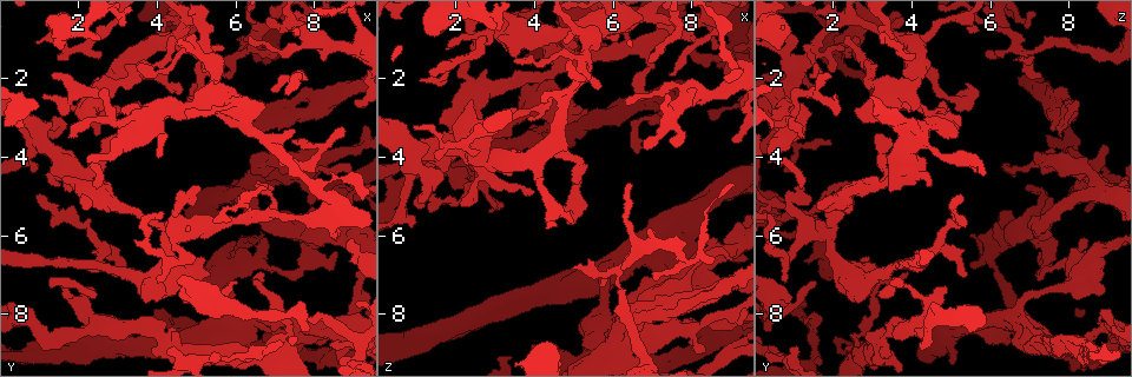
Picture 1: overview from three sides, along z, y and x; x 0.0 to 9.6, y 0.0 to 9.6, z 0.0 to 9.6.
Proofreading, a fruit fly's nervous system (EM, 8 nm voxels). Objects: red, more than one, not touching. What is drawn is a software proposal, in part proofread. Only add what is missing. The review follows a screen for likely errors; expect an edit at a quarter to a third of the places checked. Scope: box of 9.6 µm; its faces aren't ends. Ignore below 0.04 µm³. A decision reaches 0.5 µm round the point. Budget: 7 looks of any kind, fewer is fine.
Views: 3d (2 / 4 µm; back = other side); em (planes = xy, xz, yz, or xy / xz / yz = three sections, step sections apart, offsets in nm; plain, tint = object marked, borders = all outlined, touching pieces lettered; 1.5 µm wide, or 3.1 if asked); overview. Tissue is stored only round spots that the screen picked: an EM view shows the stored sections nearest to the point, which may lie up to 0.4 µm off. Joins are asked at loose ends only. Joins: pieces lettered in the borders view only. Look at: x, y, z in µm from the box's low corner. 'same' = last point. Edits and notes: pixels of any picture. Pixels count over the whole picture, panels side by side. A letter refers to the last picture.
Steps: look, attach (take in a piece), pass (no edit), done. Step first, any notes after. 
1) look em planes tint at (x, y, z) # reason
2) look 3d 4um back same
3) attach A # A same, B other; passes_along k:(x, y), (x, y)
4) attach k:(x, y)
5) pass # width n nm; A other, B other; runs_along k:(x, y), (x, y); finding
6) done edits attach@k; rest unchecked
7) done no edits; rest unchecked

look em xz step 4 tint at (1.50, 4.70, 4.50) # an open end

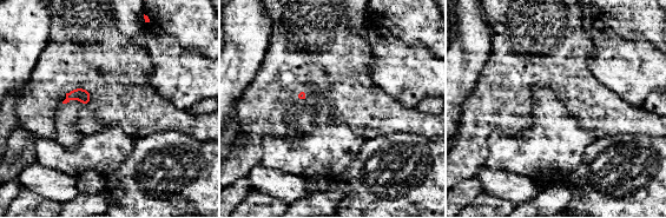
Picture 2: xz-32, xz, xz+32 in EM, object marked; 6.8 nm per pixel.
look em planes borders same # another direction

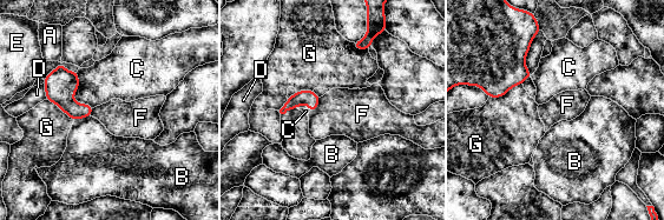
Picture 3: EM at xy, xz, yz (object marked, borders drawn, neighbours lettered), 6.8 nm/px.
pass # longest_contact C 280 nm; A other, B other, C other, D other, E other, F other, G other; no lettered piece goes on from it

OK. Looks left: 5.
look 3d 4um back at (5.00, 1.45, 6.80) # an open end

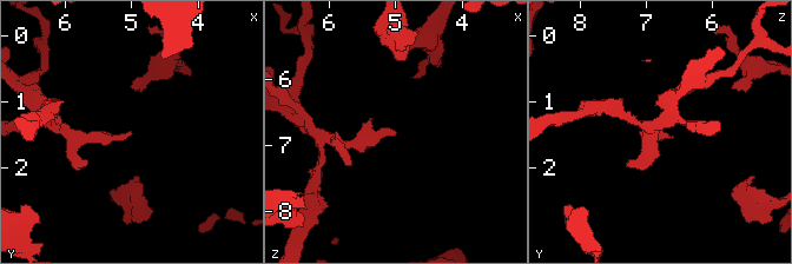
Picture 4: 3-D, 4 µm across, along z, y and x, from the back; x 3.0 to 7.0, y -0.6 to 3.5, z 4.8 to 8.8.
look em planes plain at (5.05, 1.50, 6.85)

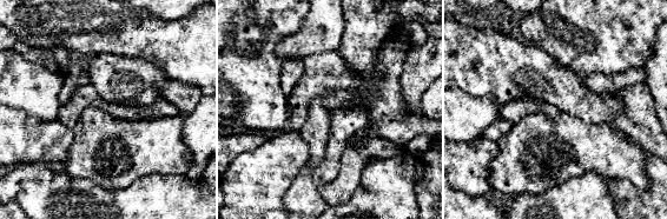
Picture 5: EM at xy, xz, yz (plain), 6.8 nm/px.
look em planes borders same

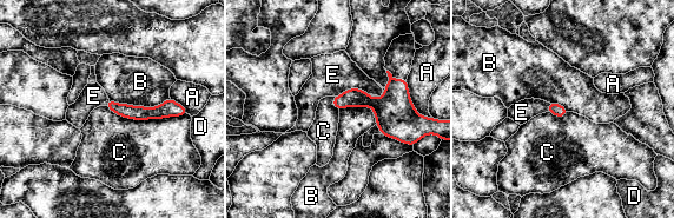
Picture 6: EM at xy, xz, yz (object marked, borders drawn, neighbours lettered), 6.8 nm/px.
attach E # A other, B other, C other, D other, E same; passes_along 6:(383, 106), (351, 88), (332, 74); it goes on there

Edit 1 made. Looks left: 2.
done edits attach@6; rest unchecked

